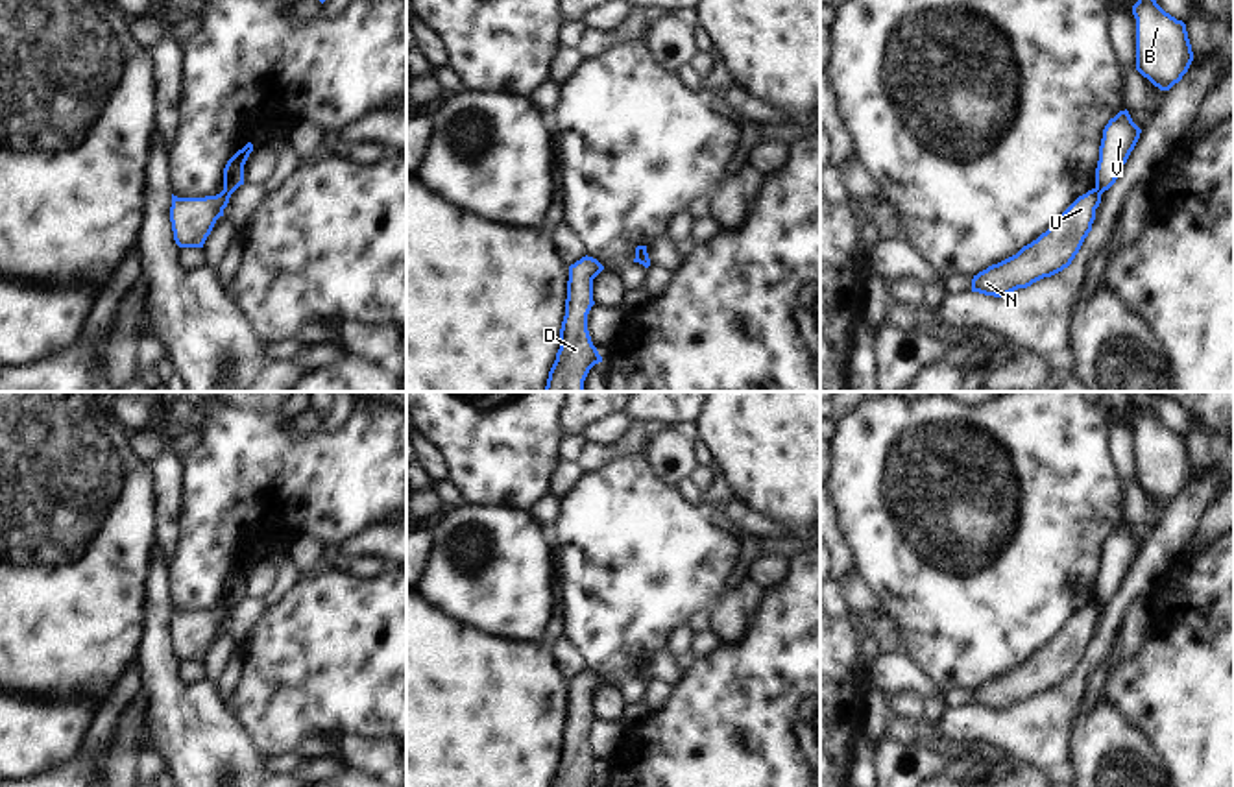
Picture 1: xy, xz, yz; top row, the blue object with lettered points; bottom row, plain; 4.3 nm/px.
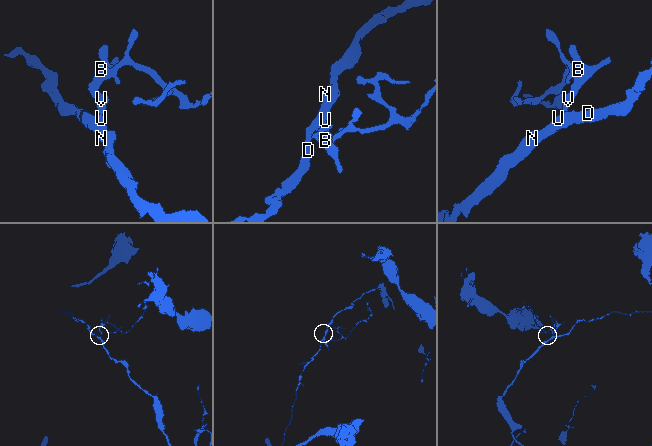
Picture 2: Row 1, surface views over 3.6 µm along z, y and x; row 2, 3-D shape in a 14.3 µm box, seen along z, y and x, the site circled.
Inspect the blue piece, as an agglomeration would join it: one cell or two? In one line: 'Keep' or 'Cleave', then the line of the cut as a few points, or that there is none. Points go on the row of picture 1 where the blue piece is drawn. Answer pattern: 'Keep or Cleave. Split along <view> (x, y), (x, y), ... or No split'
Cleave. Split along xy (222, 191), (229, 196)

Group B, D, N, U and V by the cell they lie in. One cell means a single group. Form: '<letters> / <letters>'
B V / D N U

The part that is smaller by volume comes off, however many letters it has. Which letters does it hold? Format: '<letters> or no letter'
B, V

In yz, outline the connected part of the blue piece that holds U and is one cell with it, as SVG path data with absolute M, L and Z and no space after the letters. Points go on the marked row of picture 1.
M1095 188L1079 196L1036 240L974 275L972 292L1001 297L1068 268L1092 231L1099 203Z

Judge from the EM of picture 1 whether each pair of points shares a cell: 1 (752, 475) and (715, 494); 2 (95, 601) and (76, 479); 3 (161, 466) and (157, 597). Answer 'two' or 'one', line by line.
1: two
2: one
3: two

